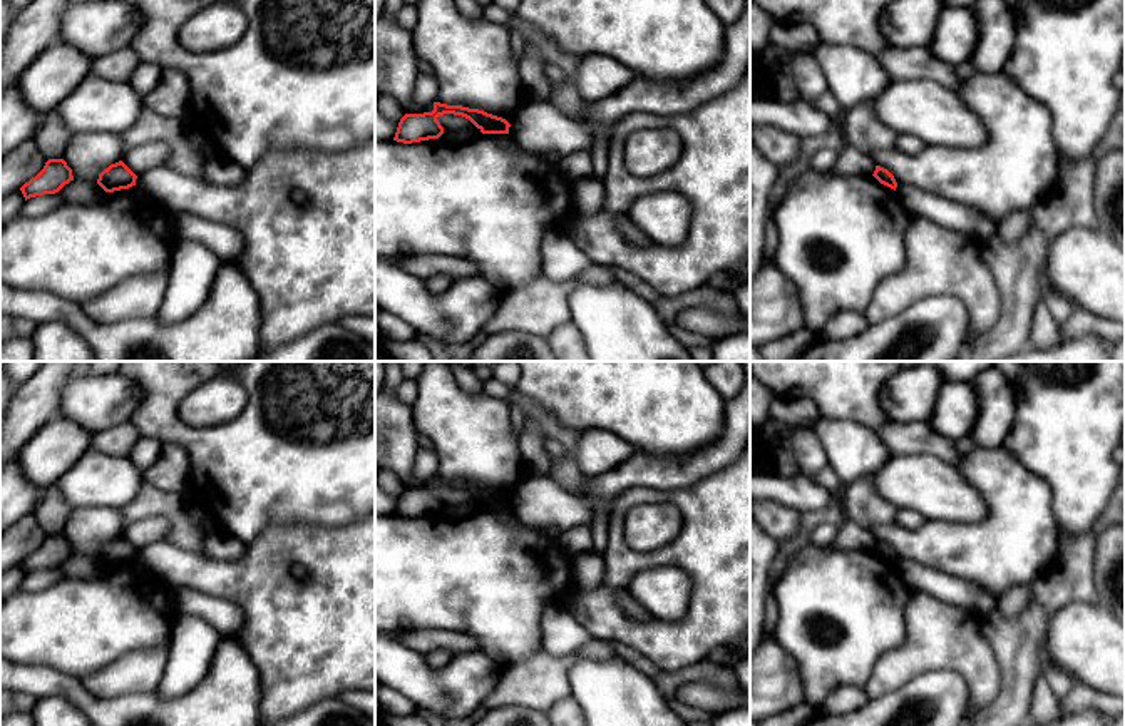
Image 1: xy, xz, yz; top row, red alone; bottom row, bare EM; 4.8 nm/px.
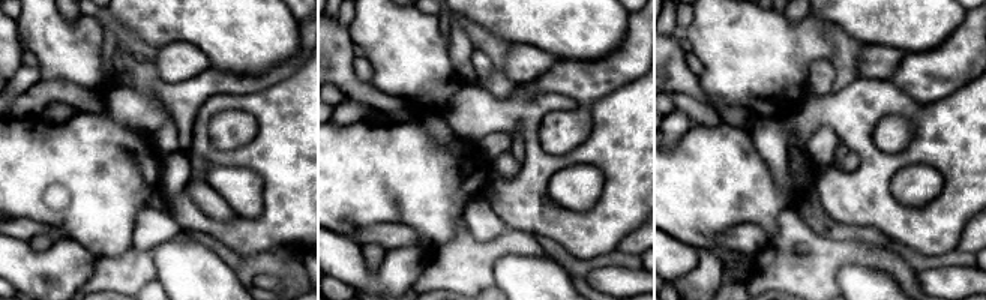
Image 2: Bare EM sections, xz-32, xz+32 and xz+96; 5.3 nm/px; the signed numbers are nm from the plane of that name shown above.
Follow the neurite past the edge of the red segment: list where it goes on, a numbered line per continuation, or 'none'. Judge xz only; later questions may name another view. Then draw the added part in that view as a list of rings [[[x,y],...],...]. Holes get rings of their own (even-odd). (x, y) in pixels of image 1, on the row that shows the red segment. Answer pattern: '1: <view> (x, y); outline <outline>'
none

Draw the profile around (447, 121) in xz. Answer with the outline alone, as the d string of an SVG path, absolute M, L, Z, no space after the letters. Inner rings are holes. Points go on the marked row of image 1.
M454 114L439 115L437 120L444 127L444 130L462 130L462 129L475 127L469 119Z

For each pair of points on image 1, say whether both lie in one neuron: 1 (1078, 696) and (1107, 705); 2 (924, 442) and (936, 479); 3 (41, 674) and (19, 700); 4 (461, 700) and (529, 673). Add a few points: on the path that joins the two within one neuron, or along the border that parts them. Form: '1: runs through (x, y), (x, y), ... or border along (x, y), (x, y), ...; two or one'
1: runs through (1085, 698), (1100, 701); one
2: border along (893, 455), (934, 455), (955, 465); two
3: border along (17, 690), (37, 698); two
4: border along (501, 666), (494, 690), (481, 705); two

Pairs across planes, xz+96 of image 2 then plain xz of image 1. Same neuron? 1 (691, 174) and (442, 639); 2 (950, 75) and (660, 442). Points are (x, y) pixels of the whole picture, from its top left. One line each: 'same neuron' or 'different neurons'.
1: different neurons
2: different neurons

